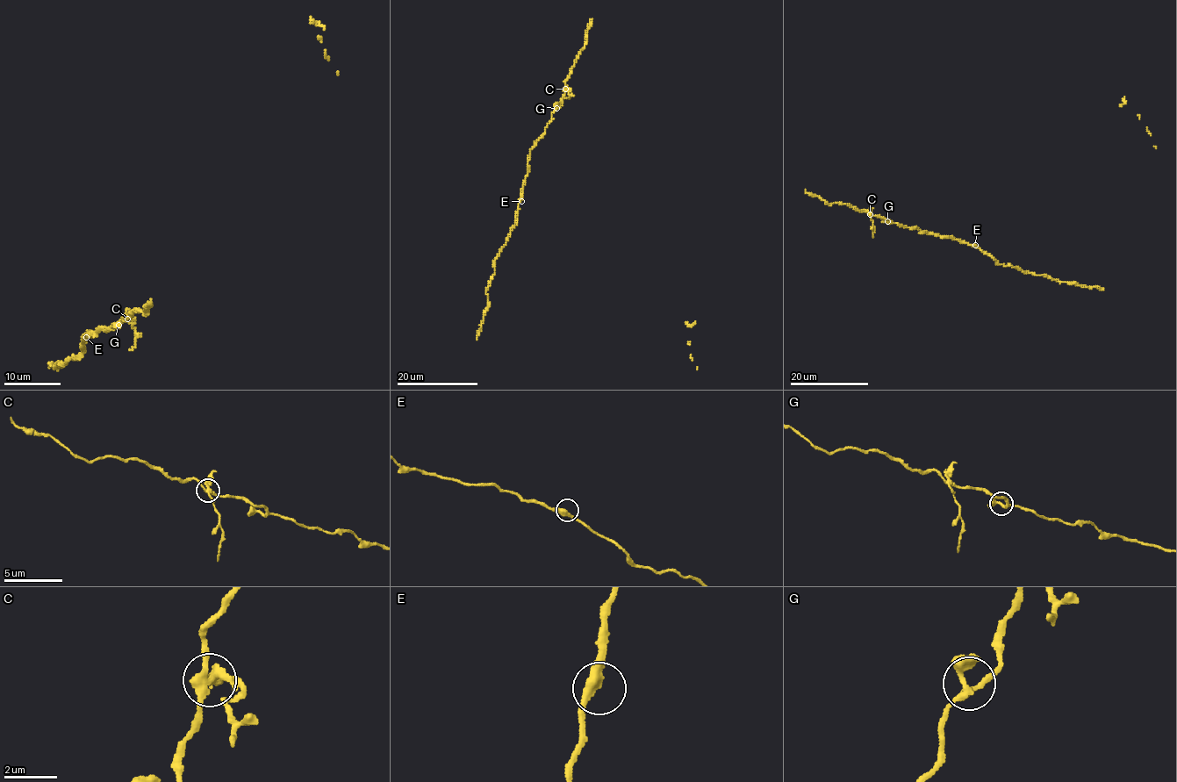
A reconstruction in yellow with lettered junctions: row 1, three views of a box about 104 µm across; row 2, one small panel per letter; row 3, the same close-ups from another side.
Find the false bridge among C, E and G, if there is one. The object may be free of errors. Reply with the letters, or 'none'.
C

